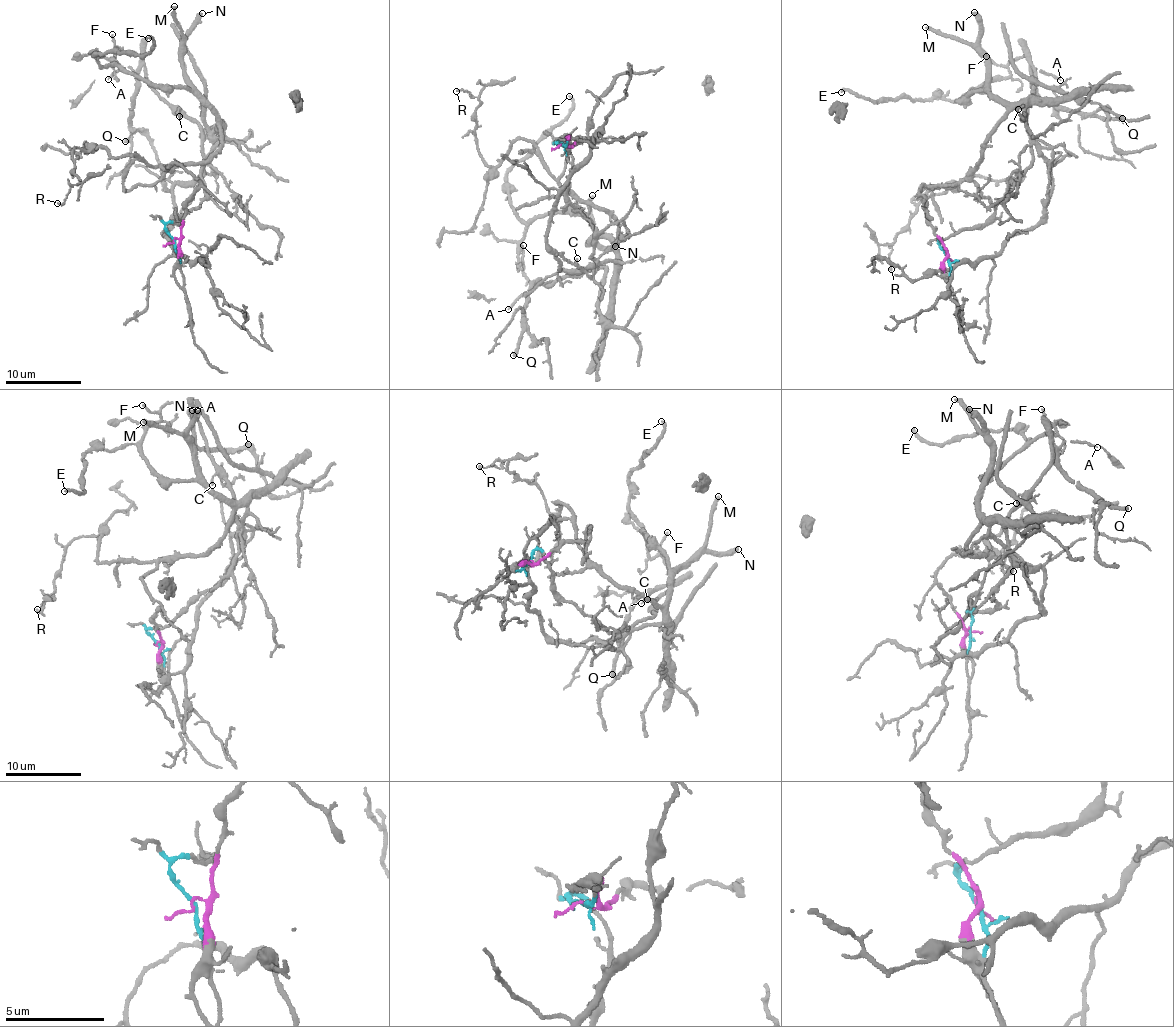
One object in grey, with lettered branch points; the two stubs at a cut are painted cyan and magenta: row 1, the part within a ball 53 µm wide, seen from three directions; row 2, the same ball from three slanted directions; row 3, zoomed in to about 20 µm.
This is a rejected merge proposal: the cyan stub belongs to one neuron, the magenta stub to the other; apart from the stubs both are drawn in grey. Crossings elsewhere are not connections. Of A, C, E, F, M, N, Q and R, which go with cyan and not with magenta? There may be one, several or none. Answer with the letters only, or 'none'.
A, C, Q

